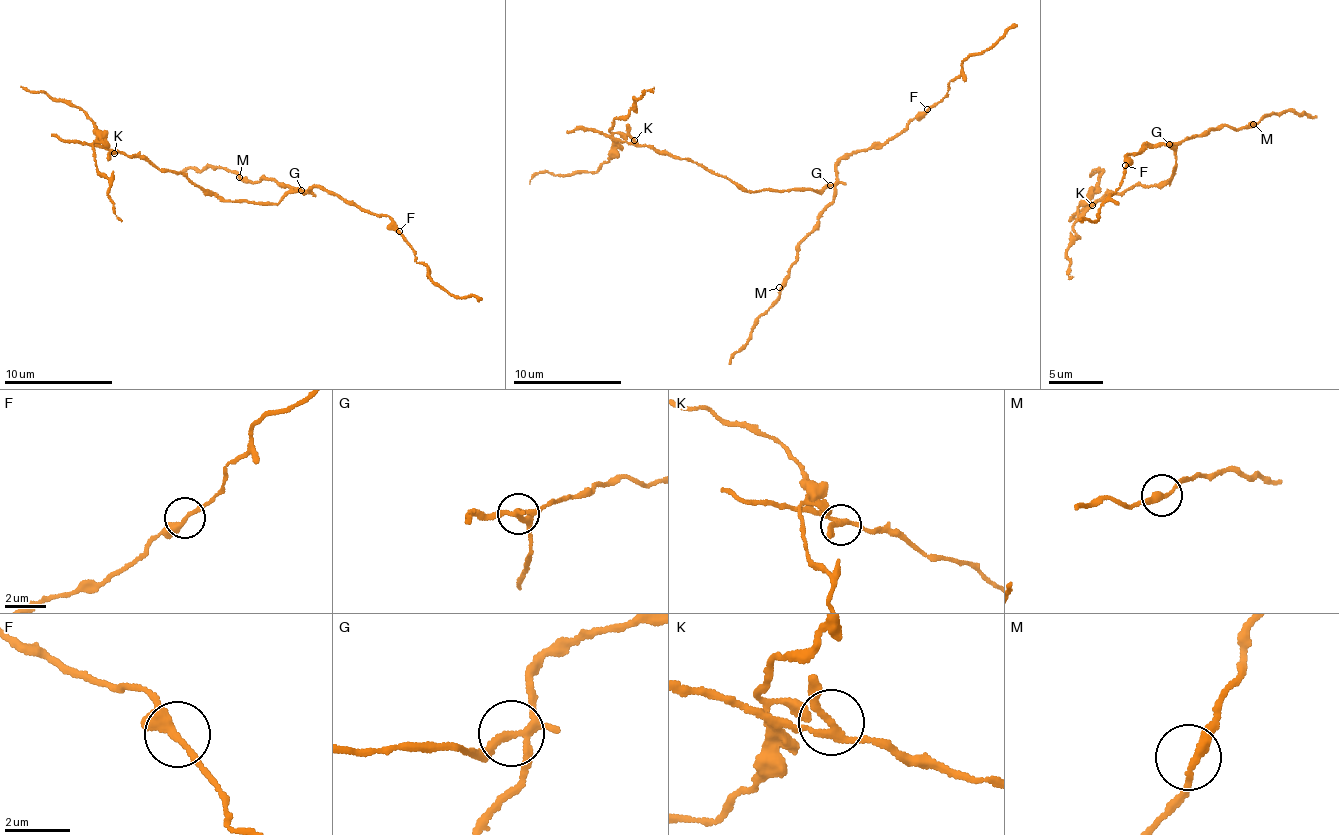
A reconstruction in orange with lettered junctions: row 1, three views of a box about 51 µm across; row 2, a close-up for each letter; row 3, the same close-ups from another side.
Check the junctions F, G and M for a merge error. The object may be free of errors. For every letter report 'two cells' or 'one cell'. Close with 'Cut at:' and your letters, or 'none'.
F: one cell
G: two cells
M: one cell
Cut at: G

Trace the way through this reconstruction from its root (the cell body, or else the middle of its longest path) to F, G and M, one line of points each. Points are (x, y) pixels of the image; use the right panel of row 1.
F: (1173, 170), (1177, 158), (1168, 144), (1144, 144), (1144, 148), (1126, 156), (1125, 165)
G: (1173, 170), (1177, 158), (1170, 144)
M: (1173, 170), (1177, 158), (1170, 147), (1173, 142), (1181, 143), (1225, 125), (1237, 128), (1253, 124)

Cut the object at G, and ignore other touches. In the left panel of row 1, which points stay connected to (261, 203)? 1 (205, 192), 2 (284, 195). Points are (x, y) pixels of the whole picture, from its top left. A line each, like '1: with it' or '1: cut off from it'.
1: with it
2: with it

